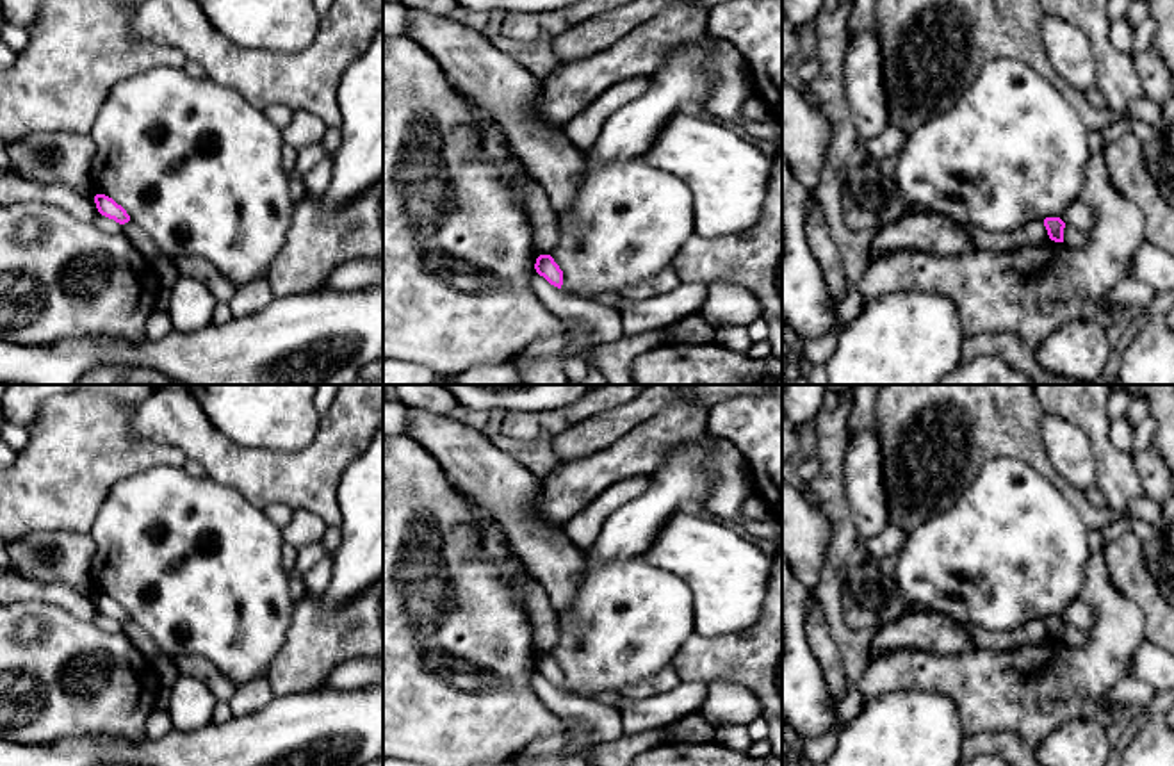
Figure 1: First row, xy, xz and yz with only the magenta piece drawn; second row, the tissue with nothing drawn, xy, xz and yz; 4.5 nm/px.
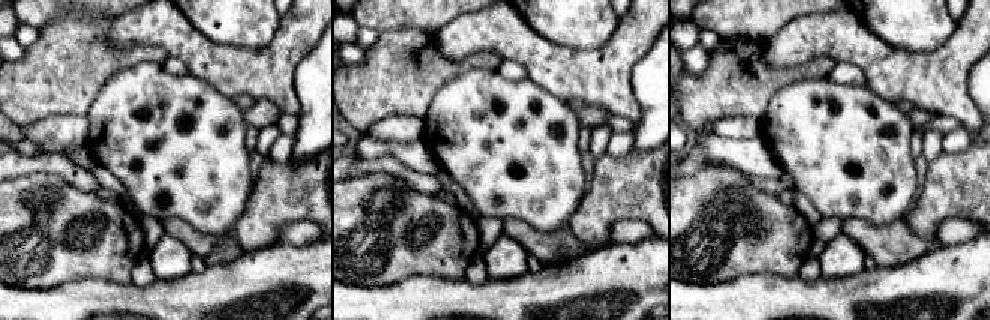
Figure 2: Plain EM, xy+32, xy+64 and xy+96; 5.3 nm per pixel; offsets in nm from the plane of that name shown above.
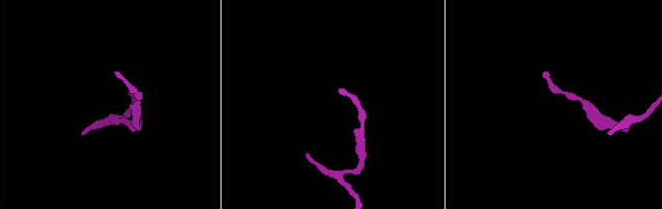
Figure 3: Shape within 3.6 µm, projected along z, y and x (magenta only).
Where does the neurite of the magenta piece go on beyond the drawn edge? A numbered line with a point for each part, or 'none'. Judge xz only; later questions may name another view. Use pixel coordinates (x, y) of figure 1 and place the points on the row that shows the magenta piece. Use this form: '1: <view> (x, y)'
none

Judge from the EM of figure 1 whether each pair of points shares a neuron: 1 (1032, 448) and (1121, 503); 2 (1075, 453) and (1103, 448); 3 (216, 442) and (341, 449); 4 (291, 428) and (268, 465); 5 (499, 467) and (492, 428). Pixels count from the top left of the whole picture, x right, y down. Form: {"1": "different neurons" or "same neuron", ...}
{"1": "different neurons", "2": "different neurons", "3": "same neuron", "4": "different neurons", "5": "different neurons"}

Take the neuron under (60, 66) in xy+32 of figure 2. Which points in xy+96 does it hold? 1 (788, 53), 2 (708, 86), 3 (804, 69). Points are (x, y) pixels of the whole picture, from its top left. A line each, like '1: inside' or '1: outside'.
1: outside
2: inside
3: inside

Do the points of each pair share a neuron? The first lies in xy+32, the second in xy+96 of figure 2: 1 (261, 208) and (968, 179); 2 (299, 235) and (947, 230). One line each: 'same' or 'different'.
1: same
2: same

